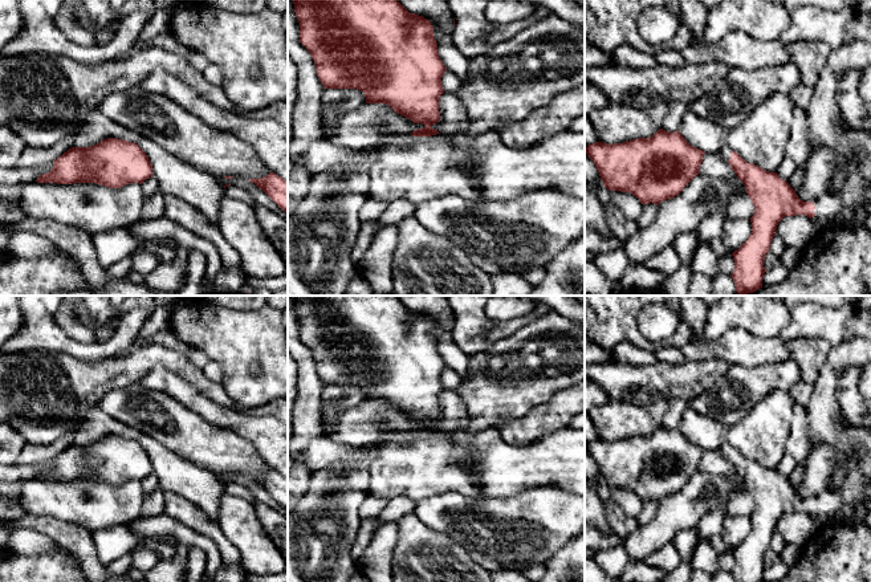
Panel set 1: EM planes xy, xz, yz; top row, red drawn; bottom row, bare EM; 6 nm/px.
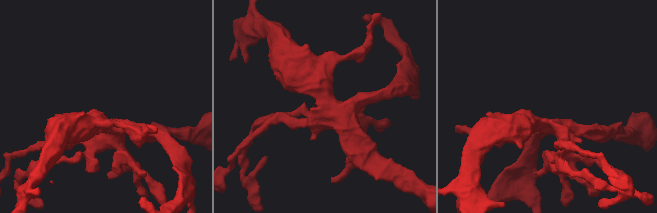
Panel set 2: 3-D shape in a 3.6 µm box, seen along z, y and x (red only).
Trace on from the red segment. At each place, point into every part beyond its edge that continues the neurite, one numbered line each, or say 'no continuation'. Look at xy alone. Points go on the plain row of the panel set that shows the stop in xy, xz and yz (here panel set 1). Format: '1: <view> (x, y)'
no continuation

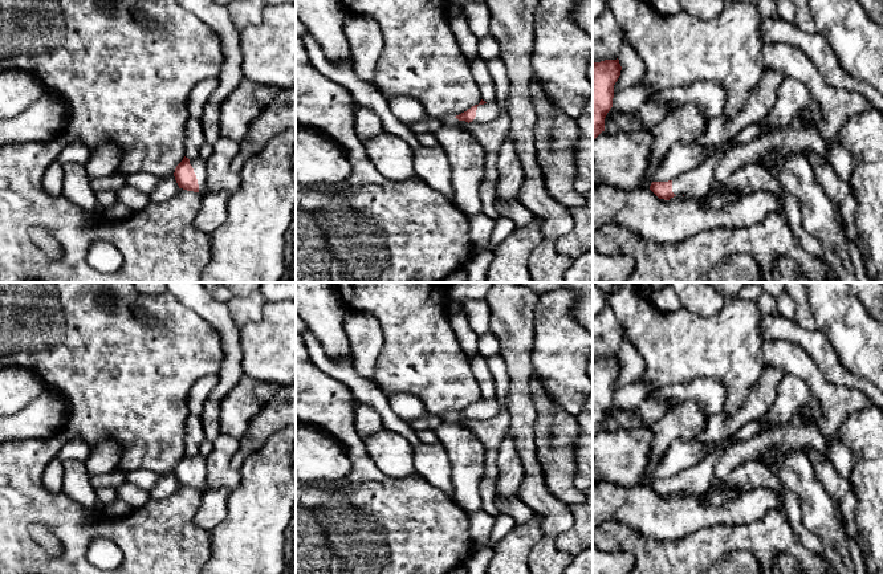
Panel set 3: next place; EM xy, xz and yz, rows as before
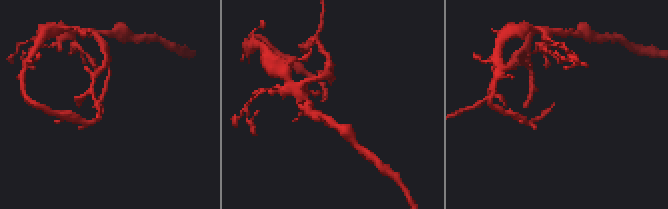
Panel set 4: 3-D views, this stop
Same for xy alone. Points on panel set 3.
1: xy (198, 461)

